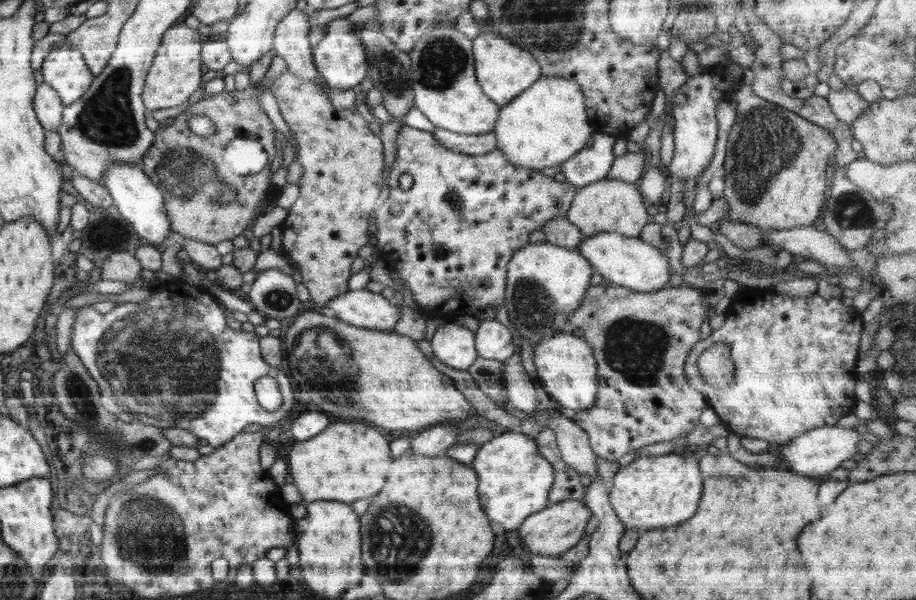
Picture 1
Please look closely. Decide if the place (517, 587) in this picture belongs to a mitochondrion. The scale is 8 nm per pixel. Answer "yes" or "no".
no

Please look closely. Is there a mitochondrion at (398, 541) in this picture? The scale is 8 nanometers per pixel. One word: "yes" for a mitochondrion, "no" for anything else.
yes

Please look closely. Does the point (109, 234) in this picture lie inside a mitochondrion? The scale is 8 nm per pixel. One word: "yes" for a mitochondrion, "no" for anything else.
yes

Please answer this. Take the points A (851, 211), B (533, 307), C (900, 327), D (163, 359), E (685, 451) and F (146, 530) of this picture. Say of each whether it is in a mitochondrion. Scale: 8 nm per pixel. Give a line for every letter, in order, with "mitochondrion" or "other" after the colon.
A: mitochondrion
B: mitochondrion
C: other
D: mitochondrion
E: other
F: mitochondrion

